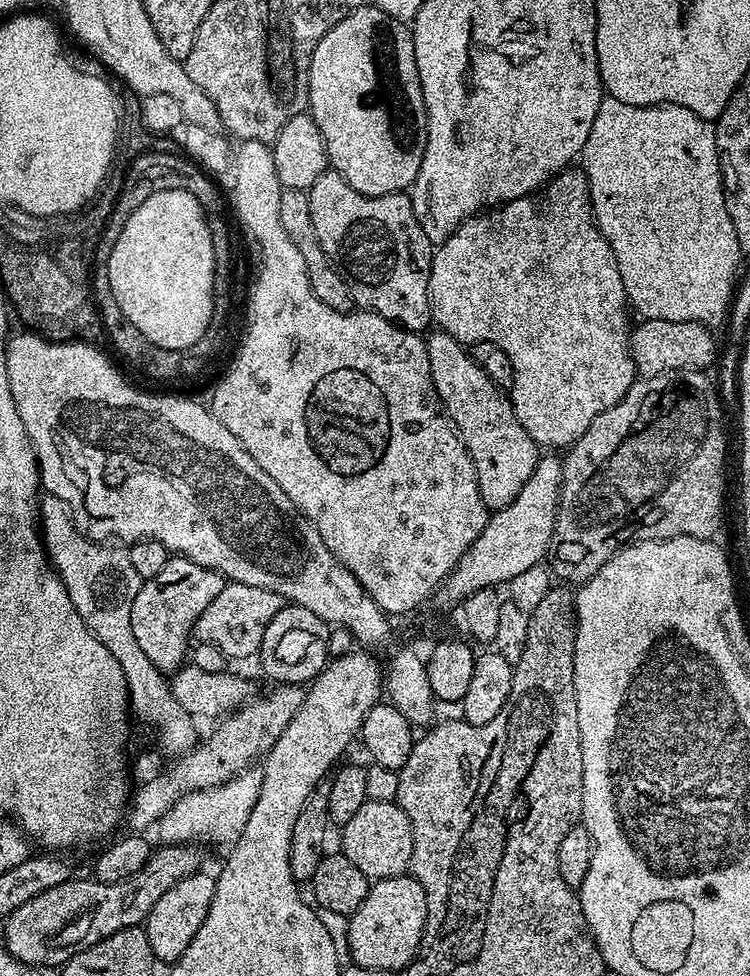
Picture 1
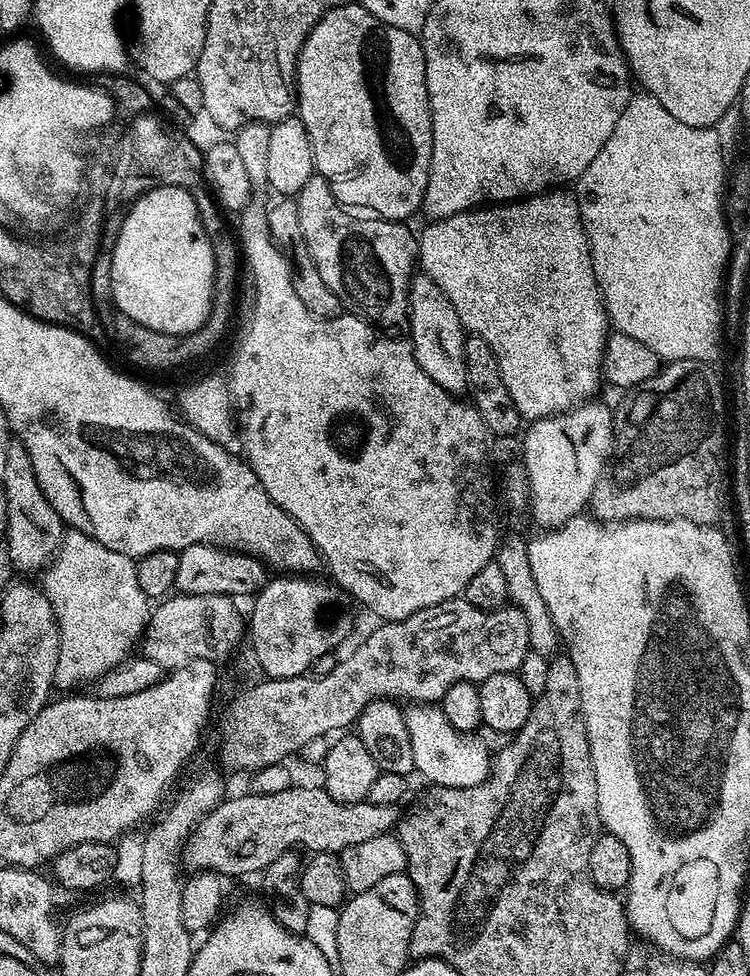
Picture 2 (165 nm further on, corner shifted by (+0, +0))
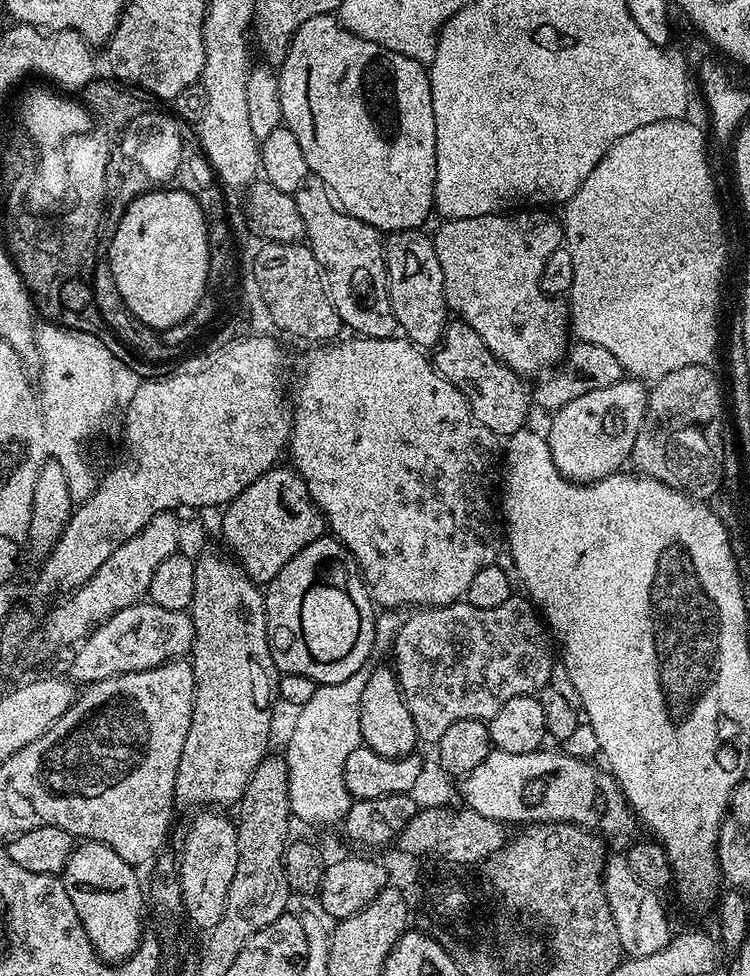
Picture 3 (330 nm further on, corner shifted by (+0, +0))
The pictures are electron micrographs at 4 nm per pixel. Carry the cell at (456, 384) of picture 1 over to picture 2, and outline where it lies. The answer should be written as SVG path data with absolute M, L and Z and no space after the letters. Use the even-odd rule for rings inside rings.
M423 274L413 275L408 290L406 332L409 332L407 335L410 337L412 353L418 366L422 366L422 370L426 370L426 374L430 374L430 378L434 378L434 382L438 382L438 386L442 386L442 390L449 394L467 393L468 375L464 365L466 333L458 314L454 314L454 306L450 306L450 298L442 294L434 278Z

